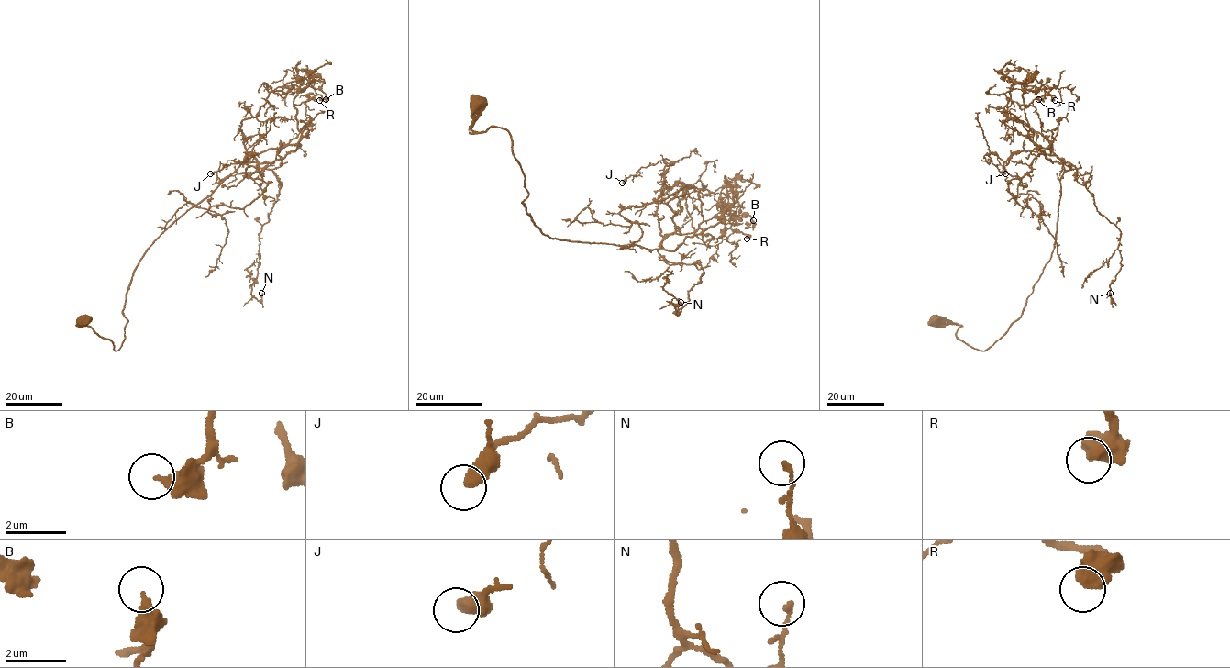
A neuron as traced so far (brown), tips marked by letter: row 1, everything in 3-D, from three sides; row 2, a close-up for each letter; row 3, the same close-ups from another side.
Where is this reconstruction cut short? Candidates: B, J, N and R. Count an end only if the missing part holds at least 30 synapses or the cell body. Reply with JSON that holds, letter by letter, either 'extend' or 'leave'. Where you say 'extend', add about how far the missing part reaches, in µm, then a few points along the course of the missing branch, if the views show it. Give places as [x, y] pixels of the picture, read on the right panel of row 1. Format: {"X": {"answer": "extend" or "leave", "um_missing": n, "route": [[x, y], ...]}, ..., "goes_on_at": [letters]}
{"B": {"answer": "leave"}, "J": {"answer": "leave"}, "N": {"answer": "leave"}, "R": {"answer": "leave"}, "goes_on_at": []}

